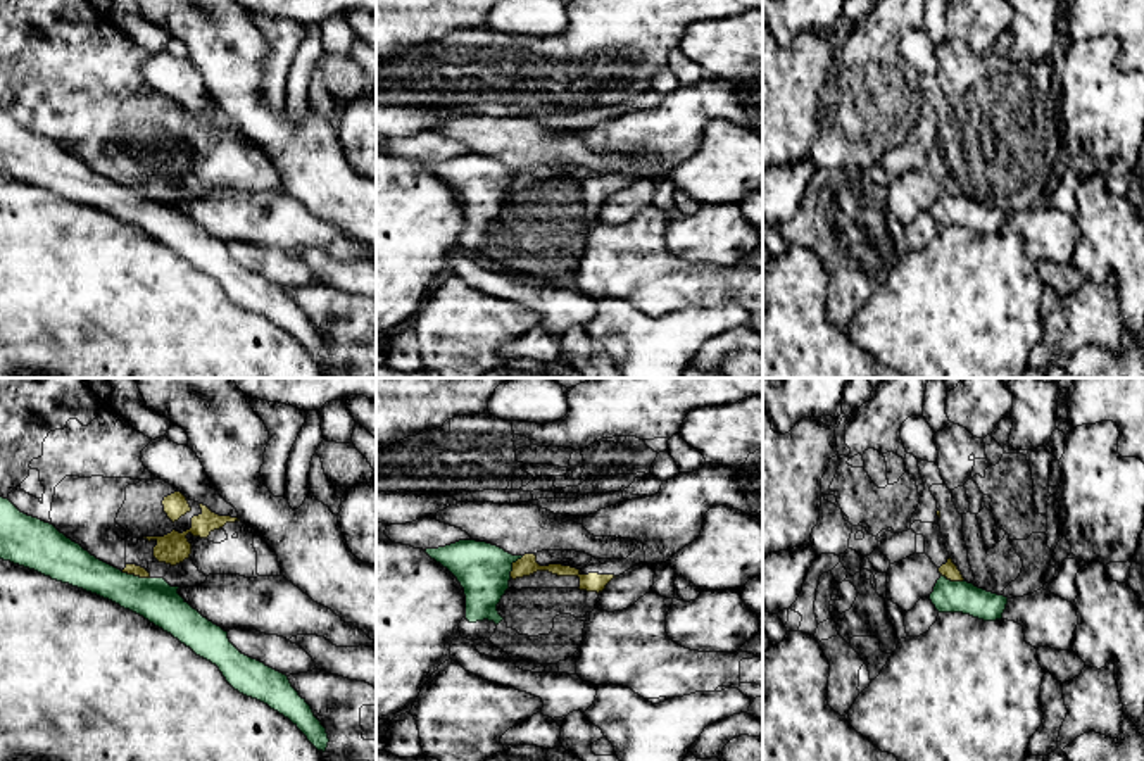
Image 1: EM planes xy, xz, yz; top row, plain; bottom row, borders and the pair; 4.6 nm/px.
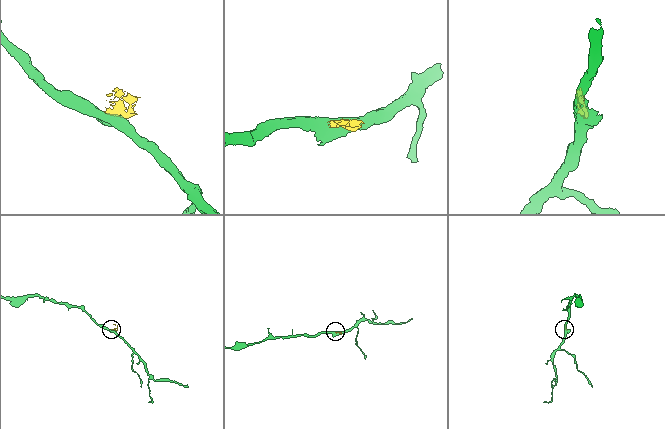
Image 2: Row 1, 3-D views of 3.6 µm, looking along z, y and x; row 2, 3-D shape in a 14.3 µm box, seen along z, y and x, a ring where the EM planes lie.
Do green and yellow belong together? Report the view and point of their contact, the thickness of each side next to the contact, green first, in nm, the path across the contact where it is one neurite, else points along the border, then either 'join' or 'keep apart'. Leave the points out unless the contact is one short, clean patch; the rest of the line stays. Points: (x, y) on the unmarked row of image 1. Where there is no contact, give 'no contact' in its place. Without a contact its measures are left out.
meets green in xy at (133, 188); 200 nm thick on the green side, 50 nm on the other; border along xy (121, 185), (149, 192); keep apart

